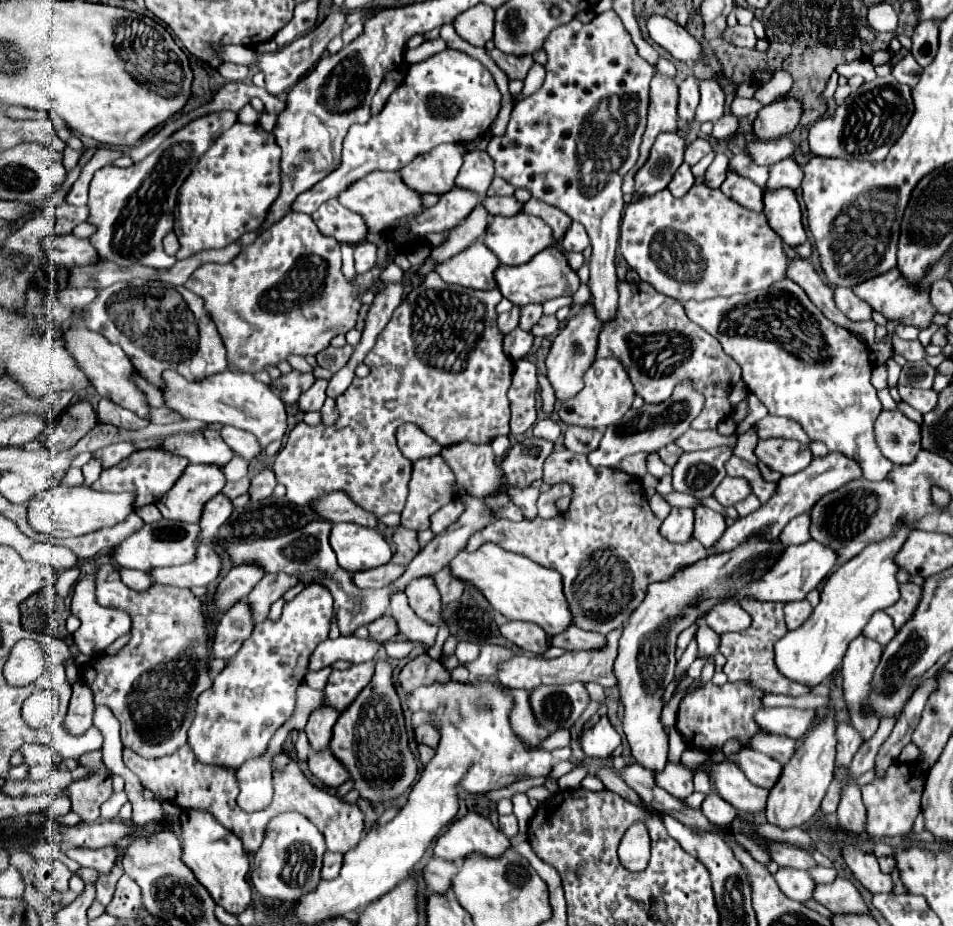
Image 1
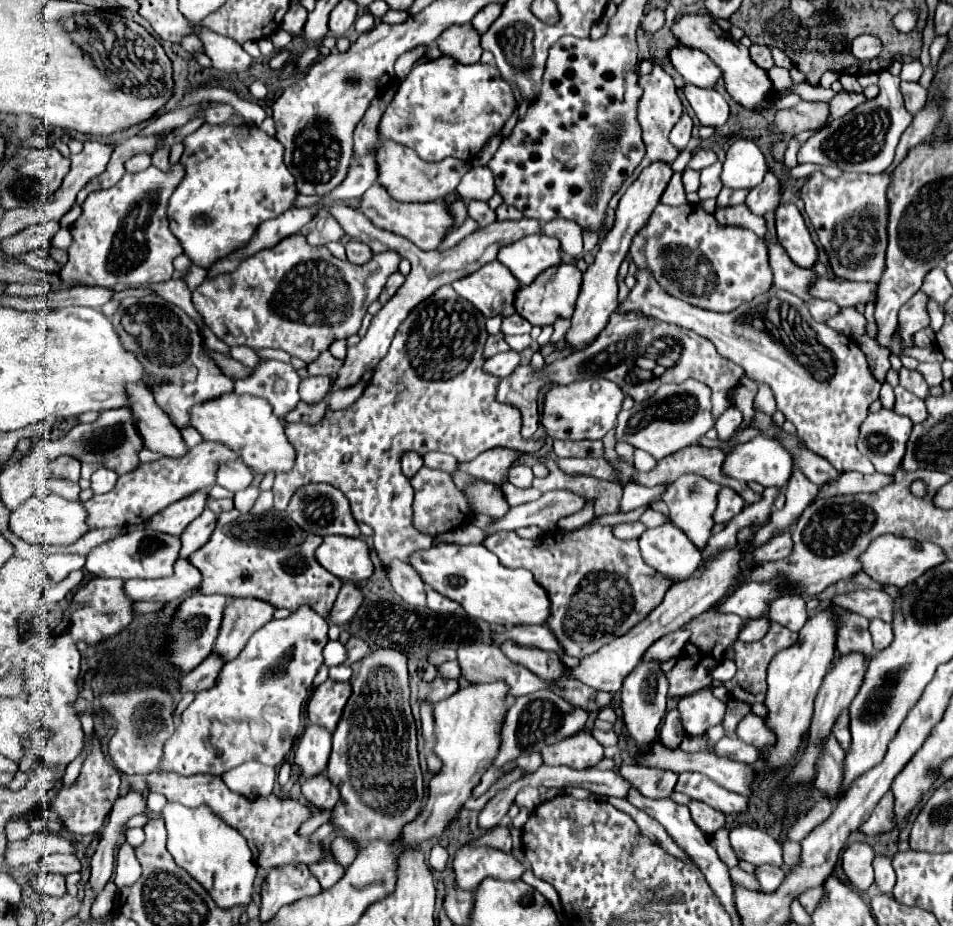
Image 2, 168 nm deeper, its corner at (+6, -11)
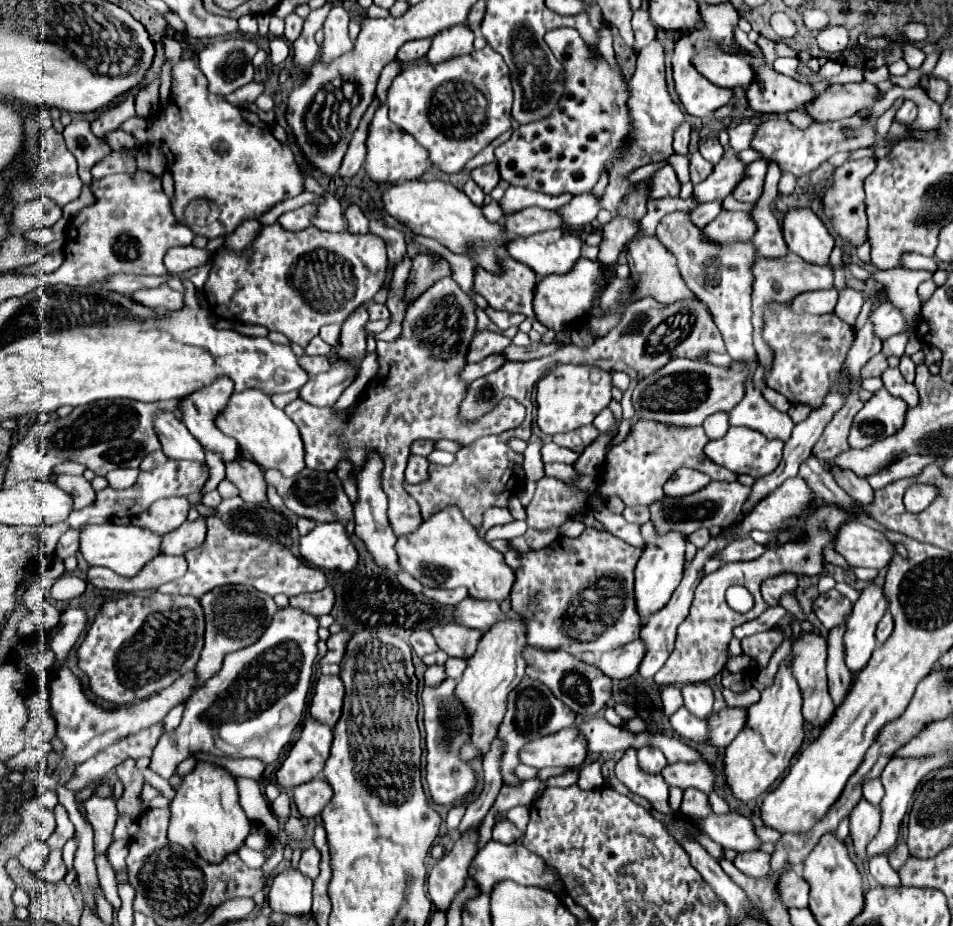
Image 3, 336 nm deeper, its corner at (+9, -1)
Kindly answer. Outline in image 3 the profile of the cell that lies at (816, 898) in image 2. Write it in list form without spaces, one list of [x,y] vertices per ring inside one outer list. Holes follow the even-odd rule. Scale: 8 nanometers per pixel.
[[[794,870],[782,874],[776,880],[778,900],[786,908],[806,908],[808,906],[808,882]]]

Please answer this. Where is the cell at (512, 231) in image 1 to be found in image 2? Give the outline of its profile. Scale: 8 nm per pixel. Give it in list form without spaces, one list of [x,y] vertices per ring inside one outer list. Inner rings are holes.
[[[545,234],[525,236],[513,244],[499,248],[497,260],[519,278],[519,282],[531,284],[543,270],[561,262],[561,248],[557,238]]]

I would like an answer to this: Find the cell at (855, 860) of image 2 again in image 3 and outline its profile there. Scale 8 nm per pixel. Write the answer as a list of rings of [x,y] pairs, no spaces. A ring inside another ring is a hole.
[[[860,800],[856,808],[850,812],[850,836],[854,840],[856,856],[866,860],[866,846],[876,836],[880,828],[880,806],[868,804],[868,800]]]

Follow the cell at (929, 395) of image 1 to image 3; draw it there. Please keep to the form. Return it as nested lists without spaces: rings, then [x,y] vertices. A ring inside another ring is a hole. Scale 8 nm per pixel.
[[[886,368],[886,370],[882,372],[882,382],[884,382],[884,388],[886,388],[890,394],[902,398],[908,406],[914,406],[914,404],[918,402],[918,392],[916,392],[914,384],[906,382],[898,368]]]

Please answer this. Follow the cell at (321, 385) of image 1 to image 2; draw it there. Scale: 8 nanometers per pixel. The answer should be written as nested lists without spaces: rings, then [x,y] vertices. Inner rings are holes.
[[[309,376],[309,378],[301,380],[299,394],[301,394],[303,402],[315,404],[315,402],[321,402],[327,396],[329,388],[331,388],[331,378],[327,378],[327,376]]]

